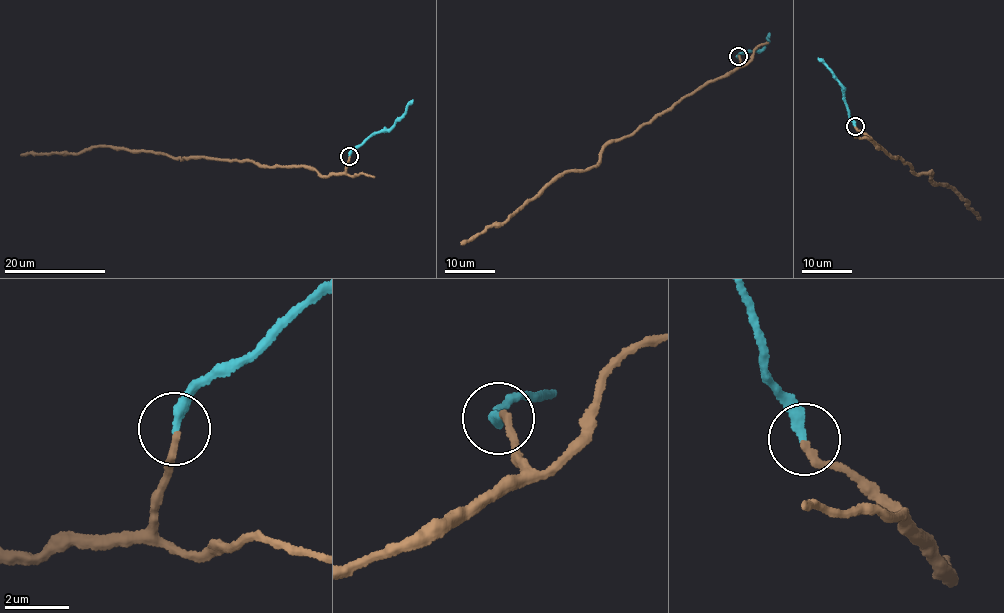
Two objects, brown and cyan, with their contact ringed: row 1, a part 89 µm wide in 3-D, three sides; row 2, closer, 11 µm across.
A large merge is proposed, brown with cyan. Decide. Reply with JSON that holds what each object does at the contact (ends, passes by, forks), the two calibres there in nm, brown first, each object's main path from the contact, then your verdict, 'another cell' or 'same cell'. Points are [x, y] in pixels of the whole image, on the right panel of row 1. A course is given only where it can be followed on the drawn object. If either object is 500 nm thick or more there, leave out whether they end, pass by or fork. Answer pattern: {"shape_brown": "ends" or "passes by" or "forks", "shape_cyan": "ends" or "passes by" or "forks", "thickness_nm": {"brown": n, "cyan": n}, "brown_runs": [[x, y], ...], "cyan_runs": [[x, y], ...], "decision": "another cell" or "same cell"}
{"shape_brown": "ends", "shape_cyan": "ends", "thickness_nm": {"brown": 240, "cyan": 320}, "brown_runs": [[855, 127], [890, 158], [902, 159], [917, 174], [932, 174], [929, 181], [936, 186], [952, 187], [981, 219]], "cyan_runs": [[855, 126], [844, 99], [844, 90], [817, 57]], "decision": "same cell"}

